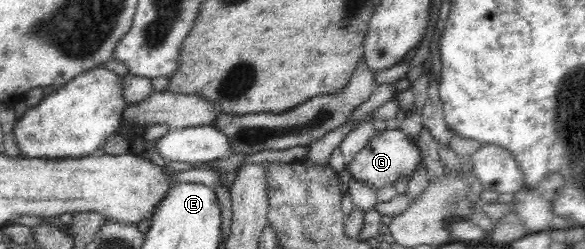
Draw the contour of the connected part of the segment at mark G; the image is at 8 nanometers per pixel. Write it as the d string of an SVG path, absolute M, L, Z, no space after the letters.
M386 128L371 136L367 146L354 157L350 165L350 173L353 176L352 179L379 190L388 185L395 185L402 175L409 179L422 162L424 159L420 147L403 132L403 129Z

